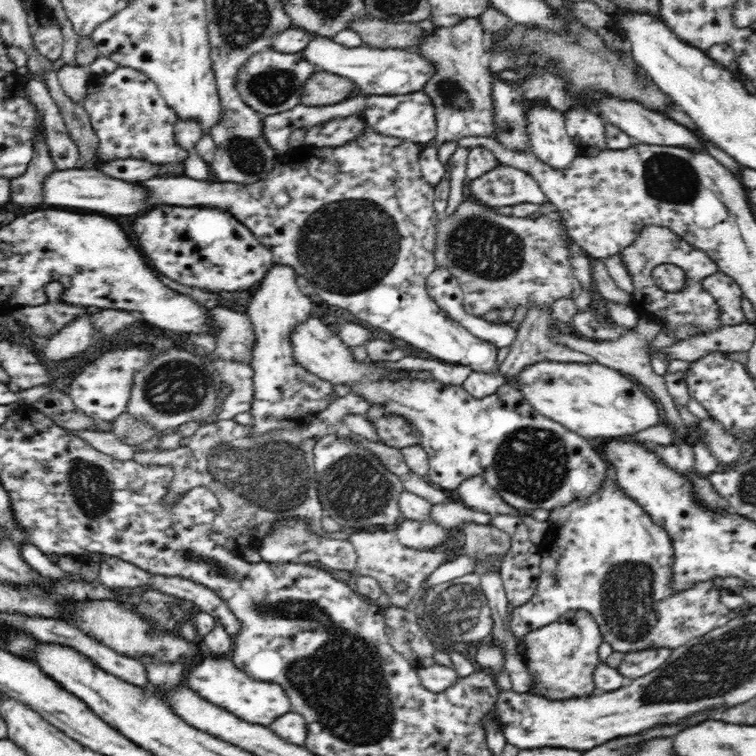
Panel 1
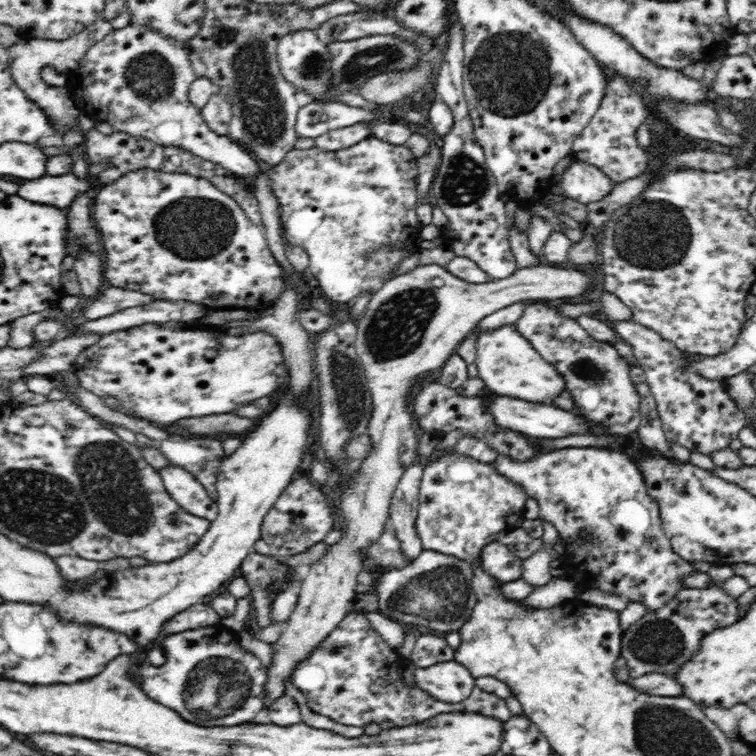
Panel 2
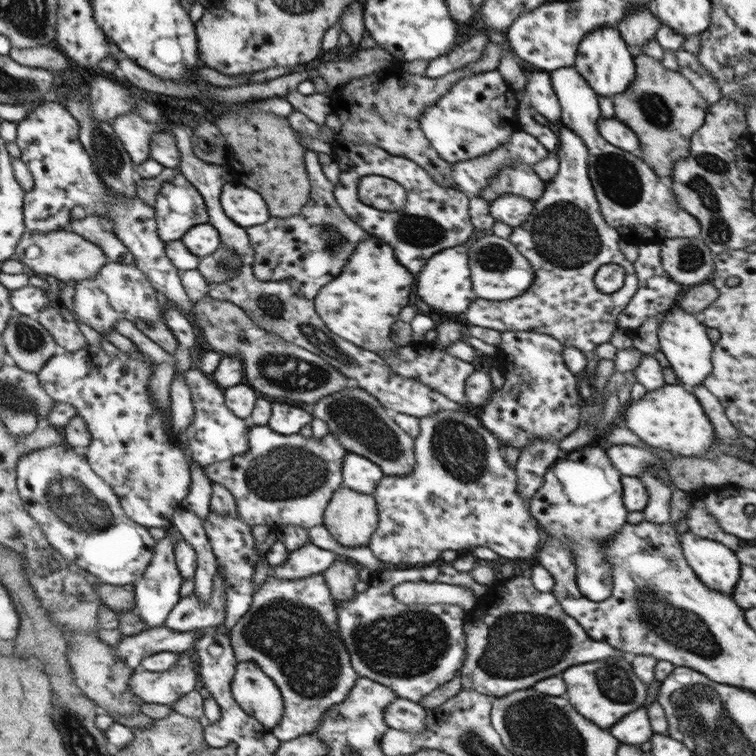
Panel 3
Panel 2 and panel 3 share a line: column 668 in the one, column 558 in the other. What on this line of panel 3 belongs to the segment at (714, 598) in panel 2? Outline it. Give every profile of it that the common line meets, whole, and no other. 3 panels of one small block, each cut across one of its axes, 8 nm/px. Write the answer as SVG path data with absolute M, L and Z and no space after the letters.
M512 576L511 578L505 578L502 582L496 582L489 585L485 588L480 594L480 599L473 605L473 608L466 613L464 616L464 643L465 643L465 656L463 664L461 665L461 669L457 676L459 676L459 681L461 684L462 690L467 691L475 691L477 693L483 695L490 695L491 697L503 697L507 694L510 694L514 691L519 691L522 689L529 689L533 687L533 684L537 682L553 677L559 676L561 670L565 670L570 668L573 665L603 660L611 657L614 659L615 657L625 656L626 659L629 659L627 654L623 654L620 650L615 648L611 648L608 644L604 642L599 642L596 640L591 640L591 637L587 636L587 633L579 626L579 623L571 618L571 616L567 616L566 612L563 612L558 600L549 592L539 592L531 582L530 578L526 578L523 576Z

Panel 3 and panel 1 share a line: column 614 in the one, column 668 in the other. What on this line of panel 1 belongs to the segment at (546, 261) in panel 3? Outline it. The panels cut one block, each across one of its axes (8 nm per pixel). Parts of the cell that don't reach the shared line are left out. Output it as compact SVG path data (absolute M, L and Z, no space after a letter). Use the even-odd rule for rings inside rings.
M650 226L640 232L640 236L632 241L622 252L622 259L633 278L632 300L637 309L647 318L657 320L663 329L672 330L679 340L687 340L717 330L720 326L720 309L716 300L704 290L701 283L704 278L719 272L716 264L705 254L685 243L676 234L666 228ZM662 264L672 264L684 271L684 285L677 291L664 291L653 282L653 270Z

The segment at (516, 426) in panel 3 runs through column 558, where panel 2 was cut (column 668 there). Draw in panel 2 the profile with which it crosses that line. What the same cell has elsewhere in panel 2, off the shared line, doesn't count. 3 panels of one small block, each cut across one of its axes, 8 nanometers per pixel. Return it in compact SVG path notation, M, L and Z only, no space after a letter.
M609 320L608 324L620 340L632 346L656 399L665 438L706 456L722 448L728 449L728 442L736 439L738 432L746 426L747 414L727 393L725 383L708 381L696 373L684 371L684 362L693 360L694 356L682 353L650 328L632 320Z

